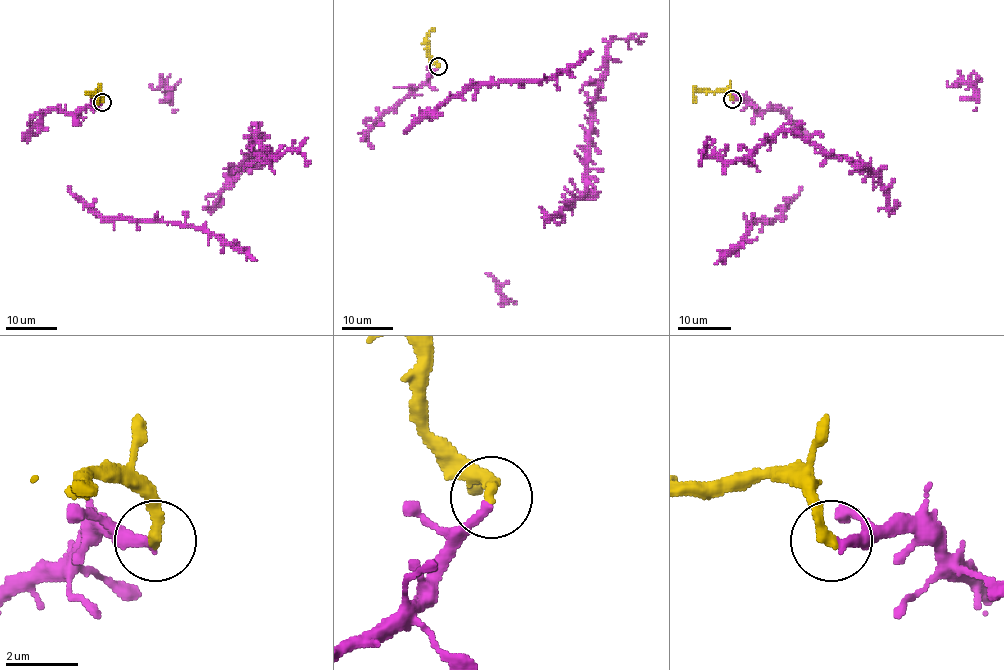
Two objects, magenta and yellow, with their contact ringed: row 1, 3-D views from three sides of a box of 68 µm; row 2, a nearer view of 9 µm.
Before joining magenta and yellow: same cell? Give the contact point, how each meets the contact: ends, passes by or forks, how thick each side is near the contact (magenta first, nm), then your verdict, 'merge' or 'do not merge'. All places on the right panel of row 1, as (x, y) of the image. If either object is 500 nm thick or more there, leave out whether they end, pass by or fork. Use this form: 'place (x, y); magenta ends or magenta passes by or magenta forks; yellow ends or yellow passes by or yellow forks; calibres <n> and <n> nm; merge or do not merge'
place (732, 99); magenta ends; yellow ends; calibres 280 and 320 nm; merge

